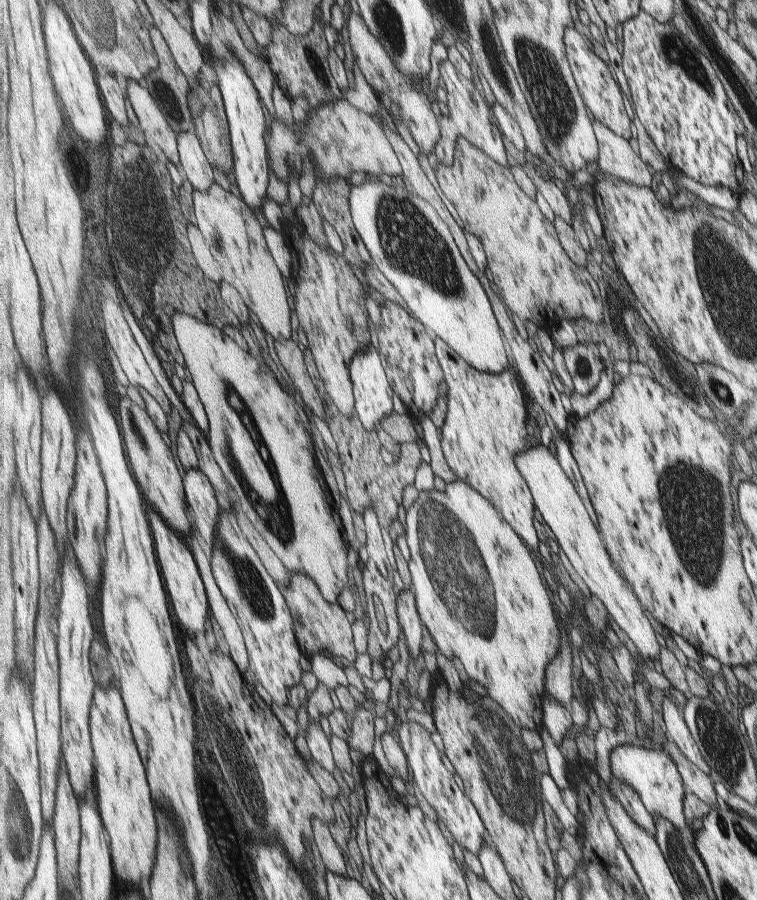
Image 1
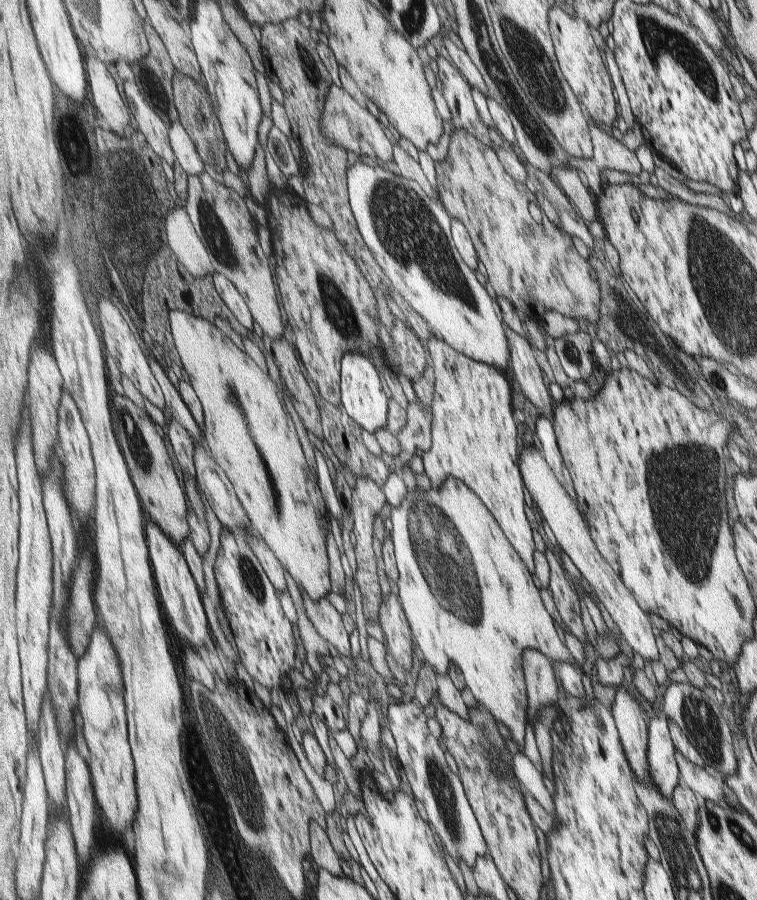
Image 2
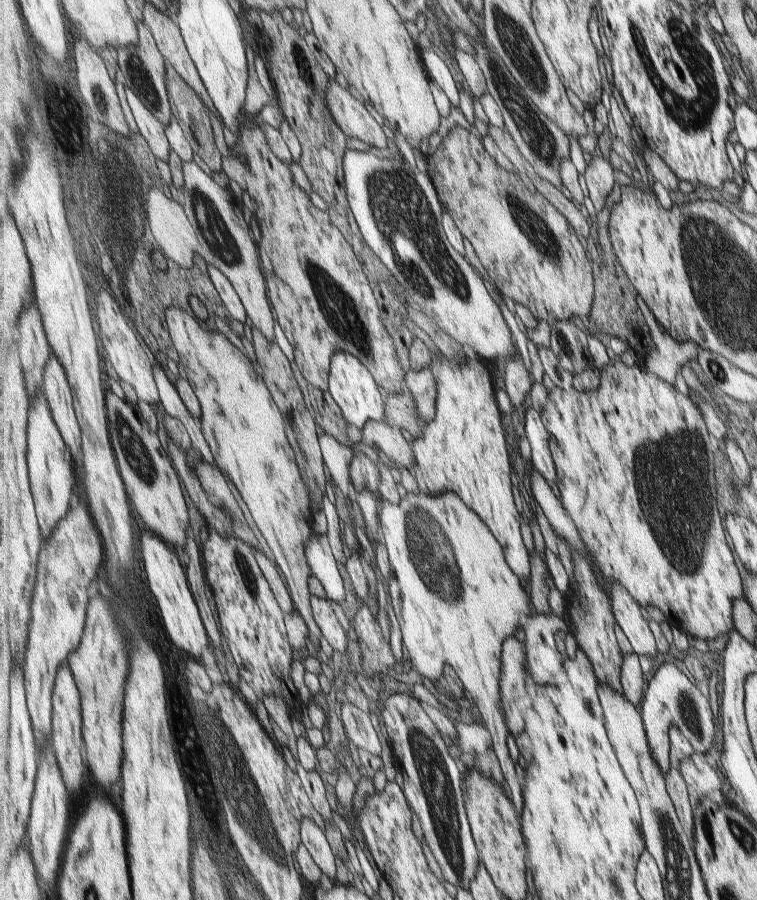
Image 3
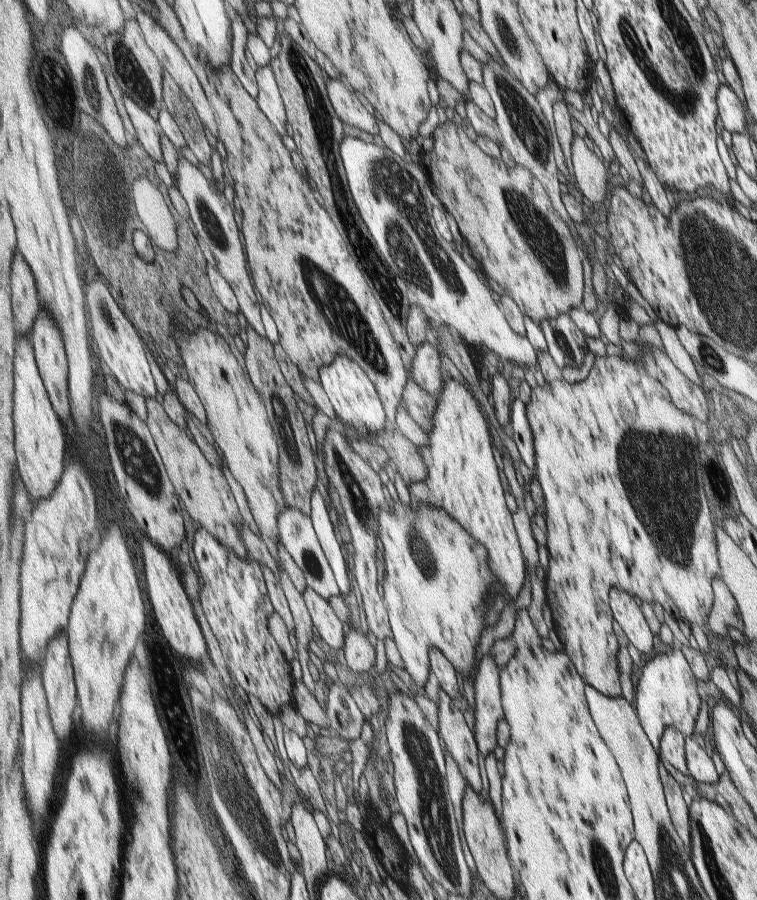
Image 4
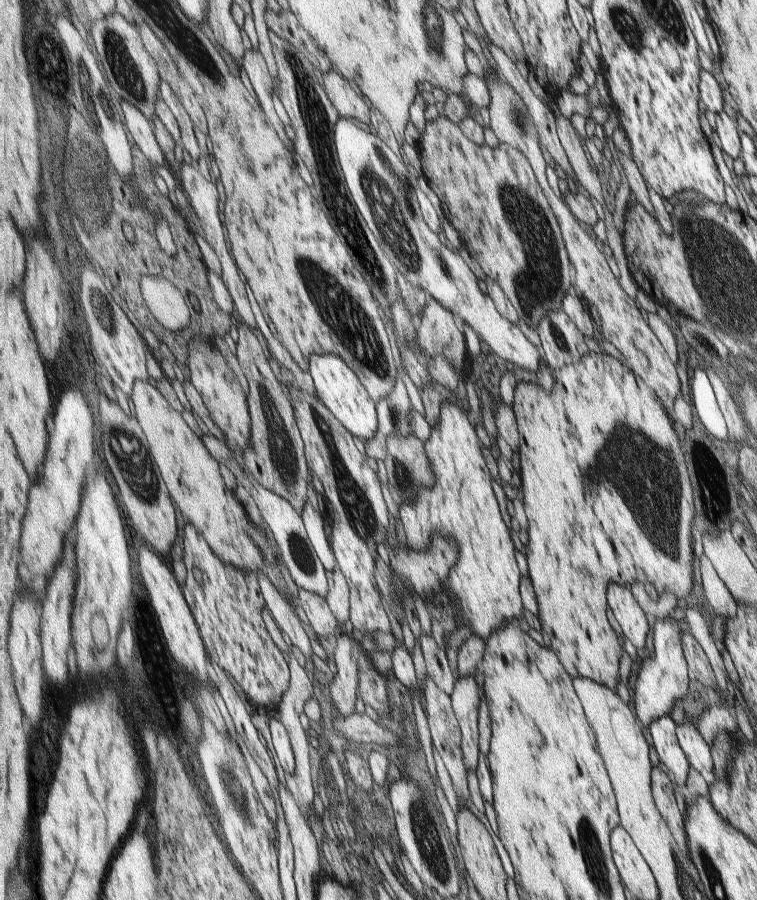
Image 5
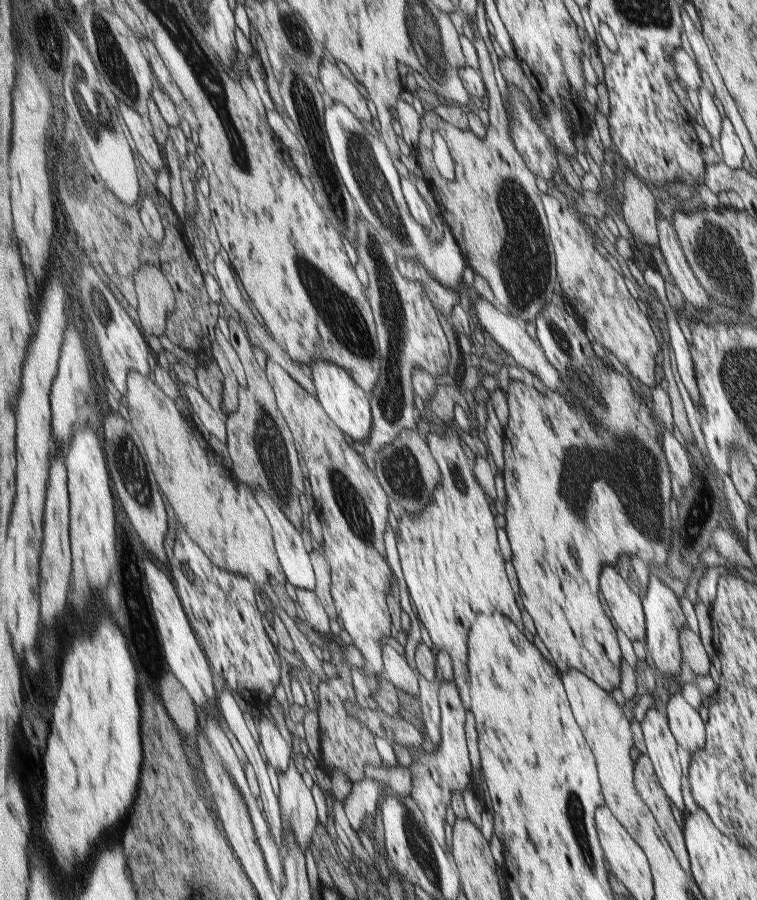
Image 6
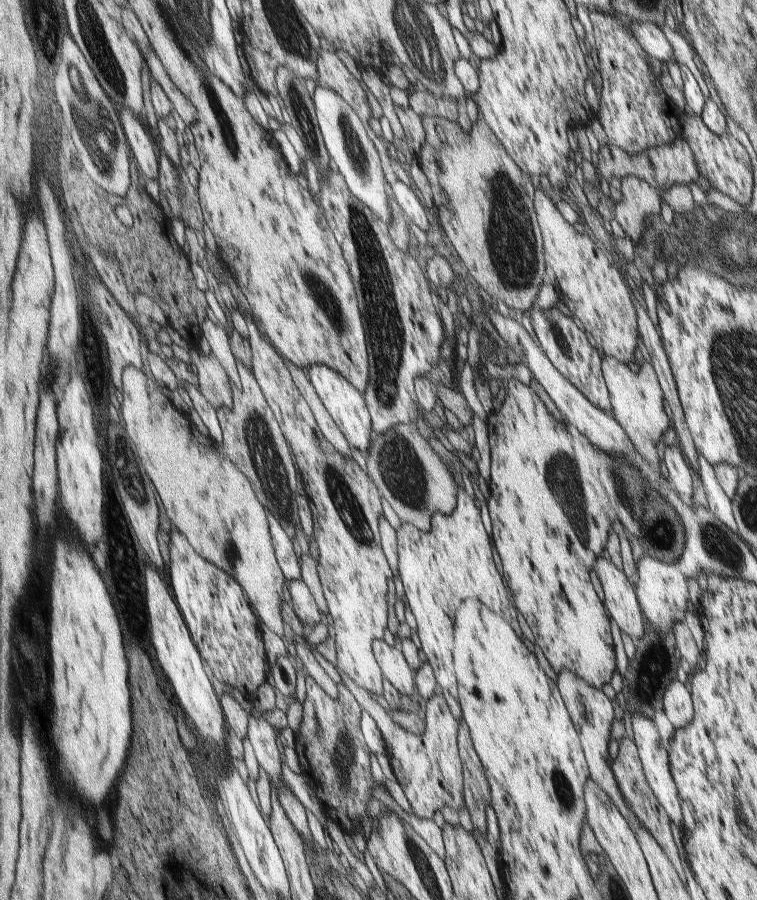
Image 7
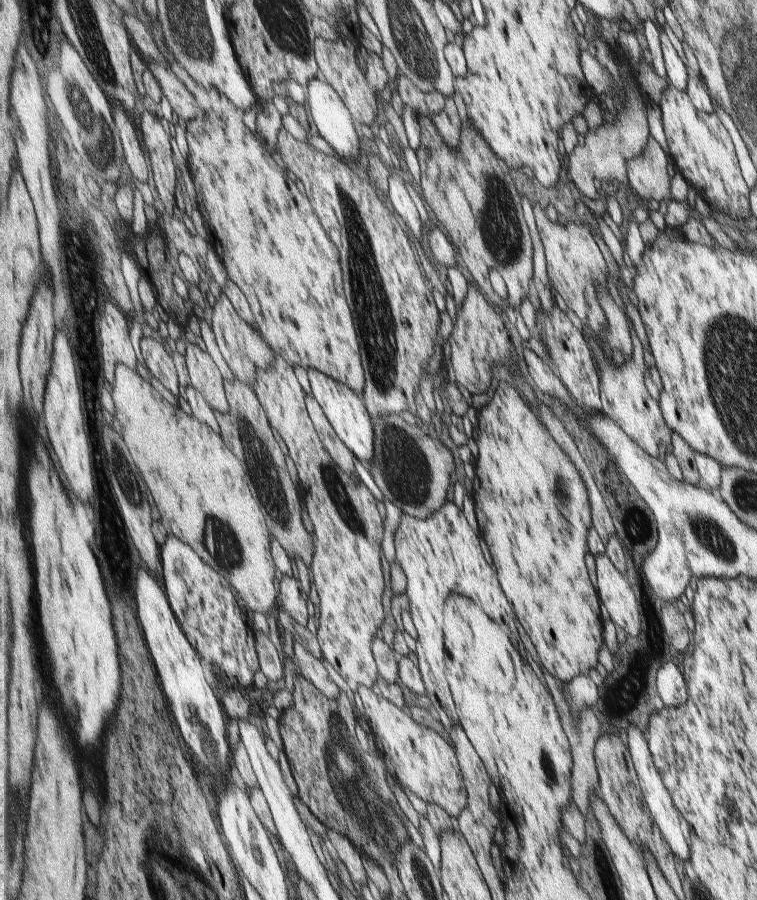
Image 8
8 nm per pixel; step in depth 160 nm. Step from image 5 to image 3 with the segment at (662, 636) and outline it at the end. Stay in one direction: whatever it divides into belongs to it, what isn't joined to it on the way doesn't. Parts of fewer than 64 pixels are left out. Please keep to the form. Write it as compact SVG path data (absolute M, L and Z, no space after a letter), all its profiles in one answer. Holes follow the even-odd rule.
M664 662L649 682L647 692L642 696L642 717L646 723L646 733L650 739L653 758L662 768L663 774L670 769L668 759L668 728L677 727L689 741L695 753L709 752L715 738L713 714L709 709L707 698L683 675L673 664Z

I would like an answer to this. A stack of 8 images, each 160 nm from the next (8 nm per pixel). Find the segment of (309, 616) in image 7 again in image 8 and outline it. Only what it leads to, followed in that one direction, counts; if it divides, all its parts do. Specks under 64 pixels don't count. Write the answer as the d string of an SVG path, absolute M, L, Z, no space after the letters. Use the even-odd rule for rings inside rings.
M283 576L280 582L278 604L287 611L292 618L303 626L309 622L309 593L301 589L301 582L297 576Z

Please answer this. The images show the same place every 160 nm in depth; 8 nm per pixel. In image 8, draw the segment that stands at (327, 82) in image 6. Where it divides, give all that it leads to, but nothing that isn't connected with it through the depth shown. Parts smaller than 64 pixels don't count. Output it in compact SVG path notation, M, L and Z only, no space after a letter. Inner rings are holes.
M317 37L314 52L319 61L320 76L339 93L357 126L367 131L367 126L373 126L373 122L377 120L377 112L379 112L377 94L383 88L387 88L387 84L389 85L389 72L383 64L383 58L375 53L369 53L366 70L363 72L363 68L357 64L355 44L345 38L337 38L335 42L330 42L325 38Z

